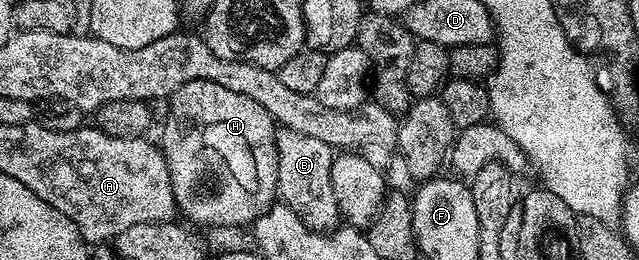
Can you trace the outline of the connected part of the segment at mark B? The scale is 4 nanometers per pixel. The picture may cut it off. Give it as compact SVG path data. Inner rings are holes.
M283 127L277 128L275 141L279 200L289 205L294 215L298 215L302 223L306 223L306 227L321 231L337 228L341 215L334 187L330 187L330 167L334 156L332 148L322 143L322 139L310 139L310 135L298 135L298 131Z

